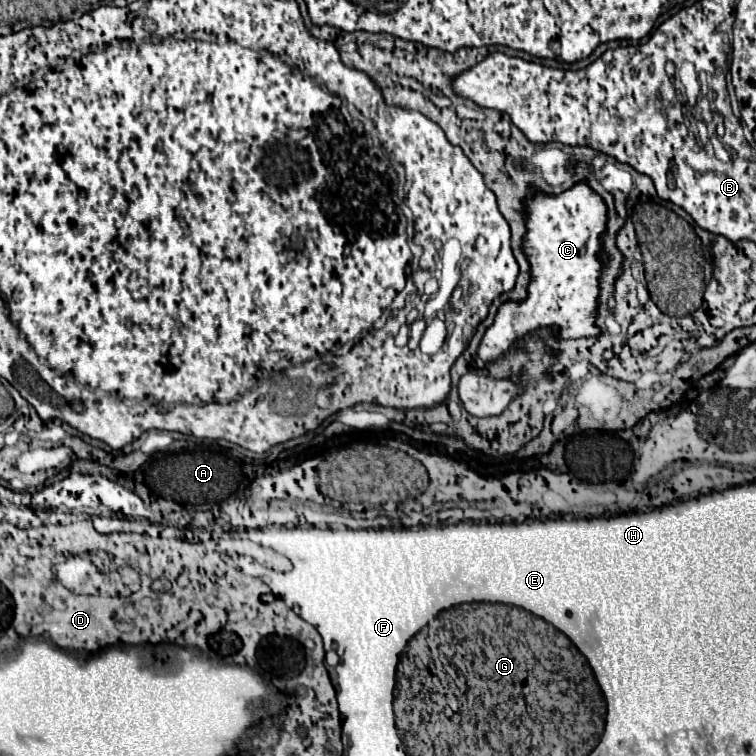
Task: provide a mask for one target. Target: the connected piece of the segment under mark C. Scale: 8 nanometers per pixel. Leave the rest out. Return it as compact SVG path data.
M578 183L572 189L560 193L560 195L544 195L536 193L532 199L528 199L528 233L524 237L524 251L530 261L531 280L528 285L528 295L524 303L504 303L498 311L492 327L486 331L478 355L484 361L494 361L502 353L506 353L514 339L524 337L526 333L538 329L538 327L560 327L562 339L578 339L581 337L594 337L600 335L600 329L595 324L597 318L598 297L598 273L602 269L602 263L598 261L598 253L602 249L602 233L606 229L606 207L604 201L586 185Z

